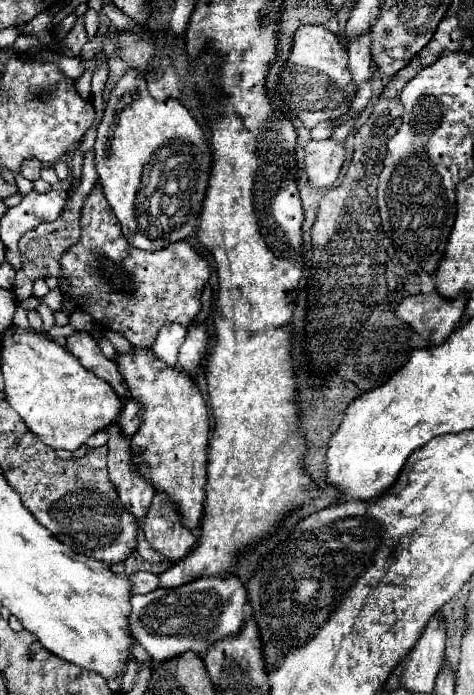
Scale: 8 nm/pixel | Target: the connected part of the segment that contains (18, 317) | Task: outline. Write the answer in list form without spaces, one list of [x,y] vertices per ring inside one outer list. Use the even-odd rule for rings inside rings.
[[[14,297],[14,302],[16,311],[13,318],[13,324],[15,324],[19,328],[22,328],[23,330],[33,330],[28,323],[27,310],[20,307],[21,301],[17,297]]]

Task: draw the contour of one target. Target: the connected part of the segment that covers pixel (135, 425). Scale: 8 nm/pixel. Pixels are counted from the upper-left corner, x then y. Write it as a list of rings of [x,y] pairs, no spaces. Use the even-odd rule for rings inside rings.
[[[128,400],[126,402],[126,406],[124,406],[124,410],[122,410],[122,414],[120,414],[120,418],[118,418],[118,426],[120,428],[124,428],[124,434],[128,434],[128,436],[132,436],[132,434],[136,434],[138,432],[138,428],[140,428],[140,422],[142,422],[142,406],[136,402],[136,400]]]

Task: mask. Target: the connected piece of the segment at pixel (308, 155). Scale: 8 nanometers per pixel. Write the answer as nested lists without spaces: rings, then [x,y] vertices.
[[[330,138],[322,142],[310,140],[302,160],[302,168],[308,174],[308,184],[314,188],[334,186],[344,164],[344,158],[346,158],[344,144],[338,144]]]

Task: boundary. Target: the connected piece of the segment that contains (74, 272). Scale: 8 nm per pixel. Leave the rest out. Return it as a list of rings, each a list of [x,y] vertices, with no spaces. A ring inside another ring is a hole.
[[[96,184],[84,200],[80,240],[62,254],[60,268],[62,276],[58,278],[58,288],[64,290],[80,310],[88,312],[98,328],[122,334],[136,348],[150,348],[164,324],[178,322],[190,326],[202,308],[202,288],[210,278],[208,260],[186,240],[178,240],[154,252],[130,246],[100,184]],[[104,258],[112,260],[120,270],[126,280],[126,290],[108,284],[108,276],[102,272]]]

